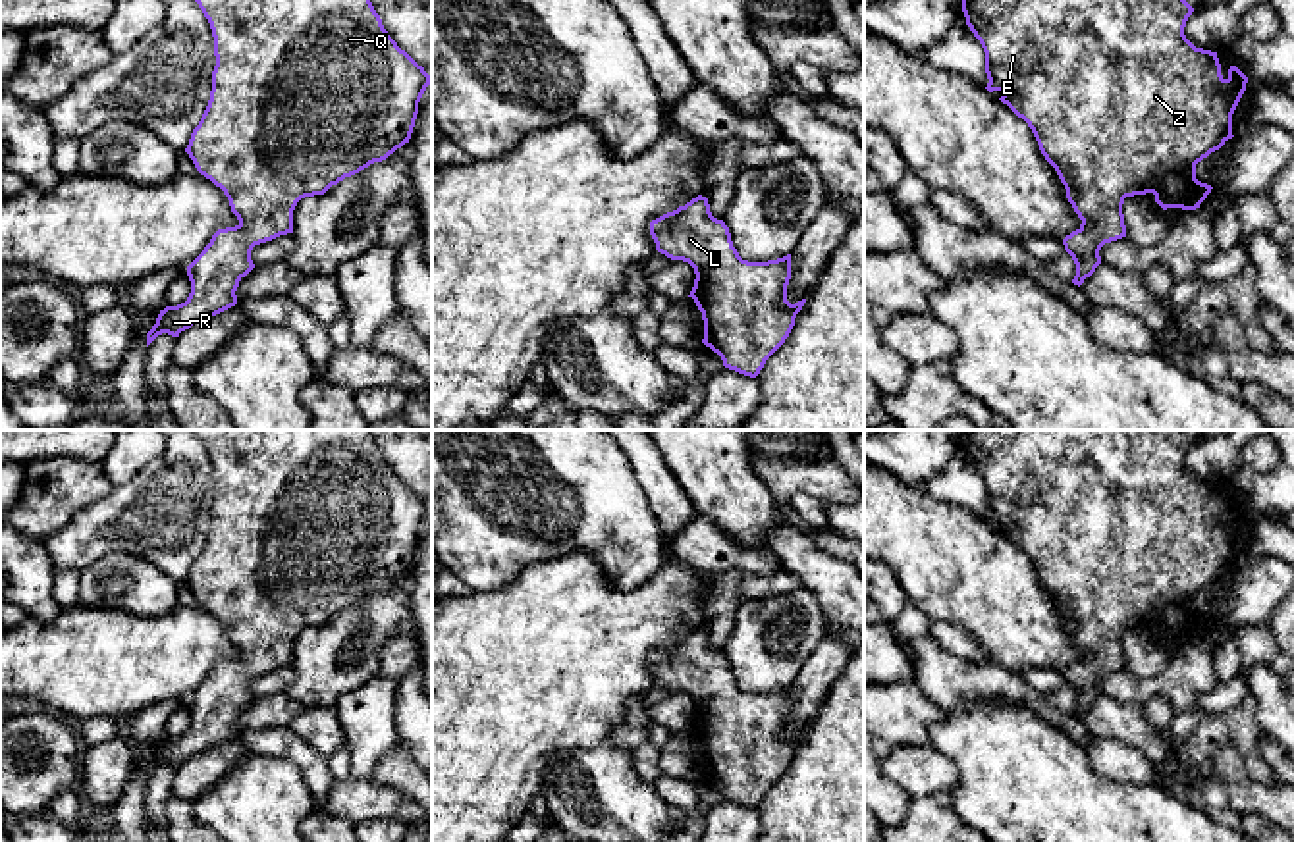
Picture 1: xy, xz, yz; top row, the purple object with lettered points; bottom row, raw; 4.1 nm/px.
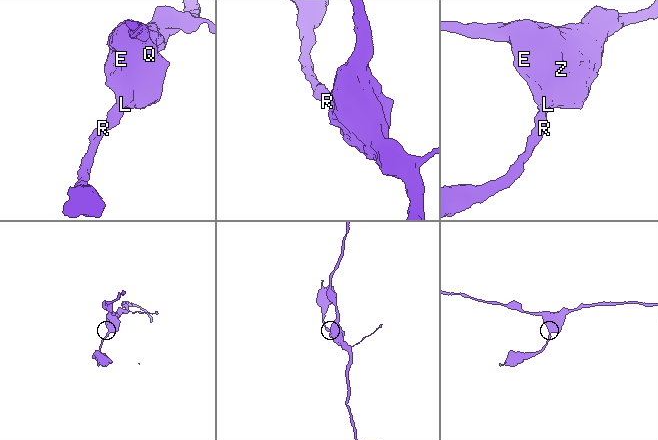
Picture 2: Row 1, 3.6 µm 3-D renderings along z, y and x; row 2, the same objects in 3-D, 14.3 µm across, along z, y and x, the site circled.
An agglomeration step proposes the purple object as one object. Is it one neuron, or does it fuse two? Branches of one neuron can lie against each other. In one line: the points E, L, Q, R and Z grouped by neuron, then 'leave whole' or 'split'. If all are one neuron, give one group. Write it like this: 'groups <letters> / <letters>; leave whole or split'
groups E L Q R Z; leave whole

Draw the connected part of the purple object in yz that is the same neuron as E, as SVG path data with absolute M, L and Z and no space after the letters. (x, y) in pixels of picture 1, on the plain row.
M960 430L966 457L985 484L987 522L1001 522L999 530L1032 561L1041 586L1055 599L1066 620L1066 630L1082 651L1080 659L1063 671L1065 682L1076 696L1074 717L1082 717L1101 696L1099 682L1105 674L1126 669L1122 636L1126 628L1153 624L1155 634L1167 640L1196 642L1211 624L1211 617L1196 611L1196 595L1232 570L1232 545L1246 522L1248 509L1230 497L1228 509L1221 507L1217 484L1196 480L1184 466L1194 439L1184 430Z

